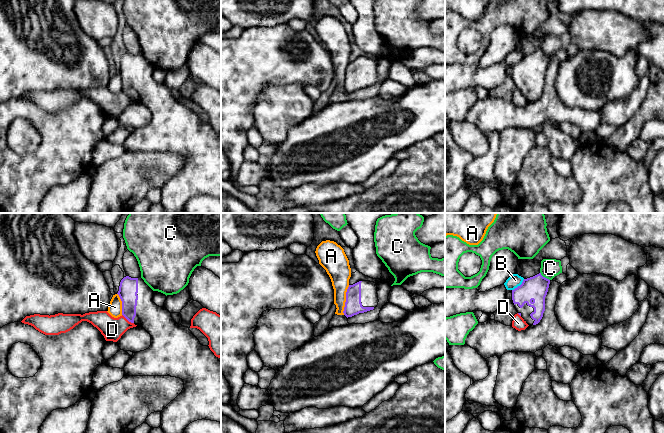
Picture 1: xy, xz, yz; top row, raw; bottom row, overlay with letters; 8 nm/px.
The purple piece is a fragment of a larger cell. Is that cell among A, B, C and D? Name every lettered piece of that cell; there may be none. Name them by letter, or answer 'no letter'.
no letter

